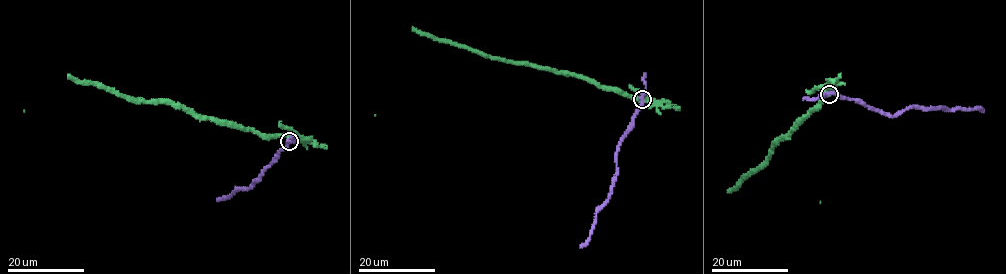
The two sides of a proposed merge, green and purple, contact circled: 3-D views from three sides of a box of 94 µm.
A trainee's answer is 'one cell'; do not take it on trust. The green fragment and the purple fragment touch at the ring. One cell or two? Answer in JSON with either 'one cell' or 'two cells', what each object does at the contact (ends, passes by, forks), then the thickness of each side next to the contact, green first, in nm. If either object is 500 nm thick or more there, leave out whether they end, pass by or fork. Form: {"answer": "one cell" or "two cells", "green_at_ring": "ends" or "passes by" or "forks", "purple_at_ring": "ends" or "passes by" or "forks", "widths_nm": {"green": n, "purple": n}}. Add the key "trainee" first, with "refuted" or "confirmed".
{"trainee": "refuted", "answer": "two cells", "widths_nm": {"green": 320, "purple": 550}}

